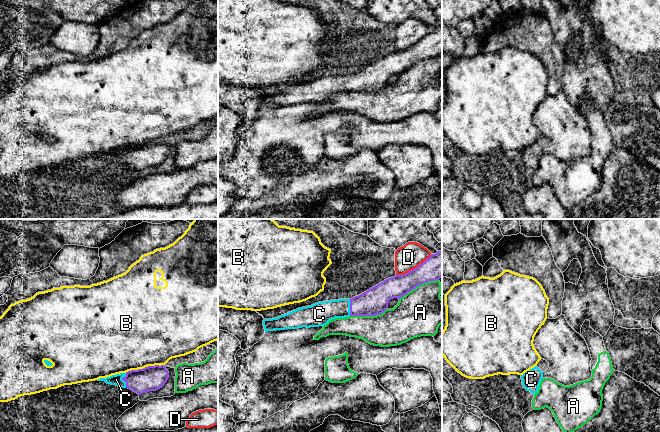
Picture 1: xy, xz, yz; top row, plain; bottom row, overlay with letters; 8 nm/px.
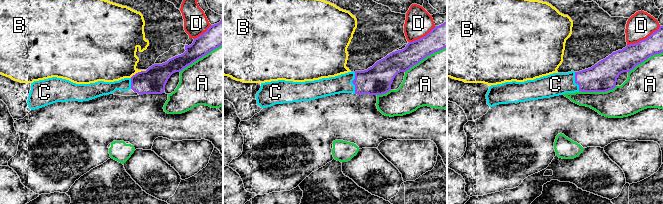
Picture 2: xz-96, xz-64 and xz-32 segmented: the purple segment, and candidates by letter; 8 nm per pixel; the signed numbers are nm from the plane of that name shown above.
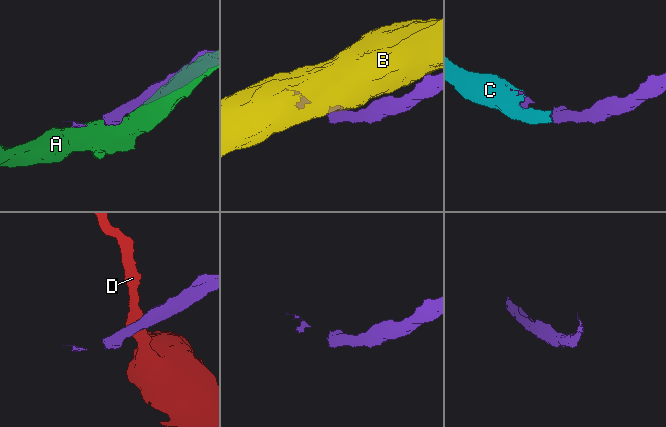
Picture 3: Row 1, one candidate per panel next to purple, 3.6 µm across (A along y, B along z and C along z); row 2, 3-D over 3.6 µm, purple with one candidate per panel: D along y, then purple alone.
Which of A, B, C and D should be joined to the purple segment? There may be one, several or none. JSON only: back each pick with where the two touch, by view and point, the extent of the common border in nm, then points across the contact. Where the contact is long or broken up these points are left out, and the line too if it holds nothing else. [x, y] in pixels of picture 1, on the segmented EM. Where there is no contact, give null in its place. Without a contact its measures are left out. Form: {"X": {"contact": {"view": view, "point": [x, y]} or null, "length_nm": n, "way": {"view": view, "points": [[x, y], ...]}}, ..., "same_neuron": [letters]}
{"C": {"contact": {"view": "xy", "point": [123, 380]}, "length_nm": 120}, "same_neuron": ["C"]}

